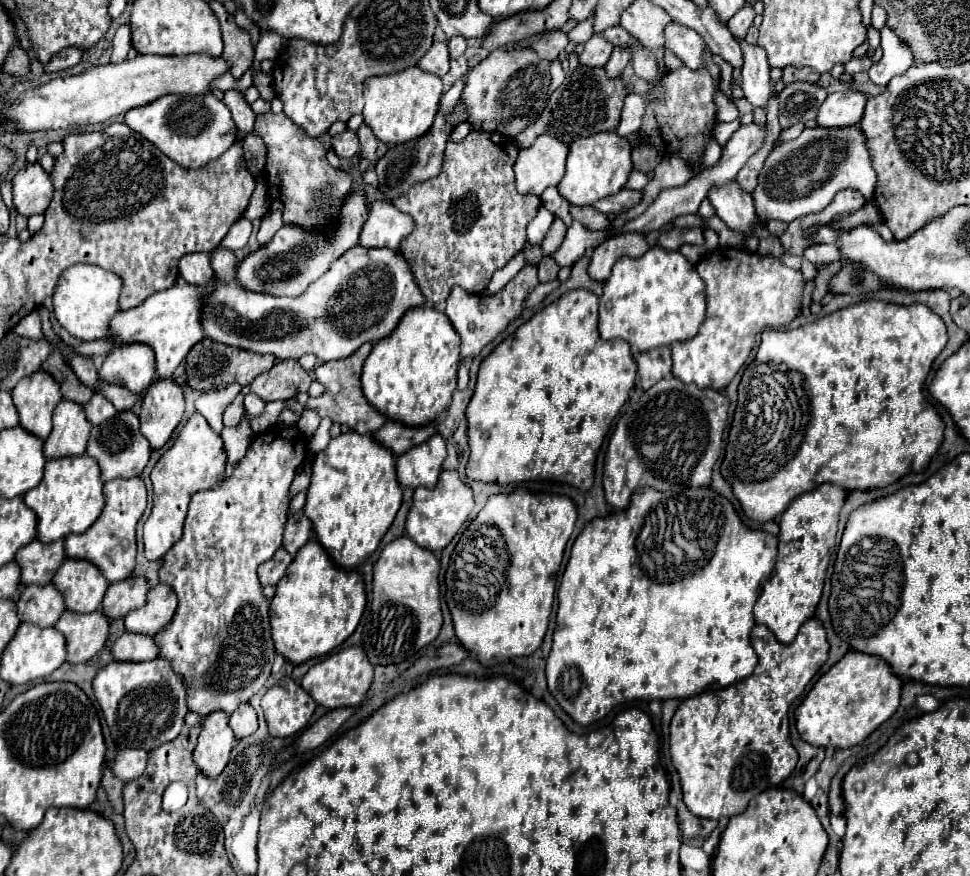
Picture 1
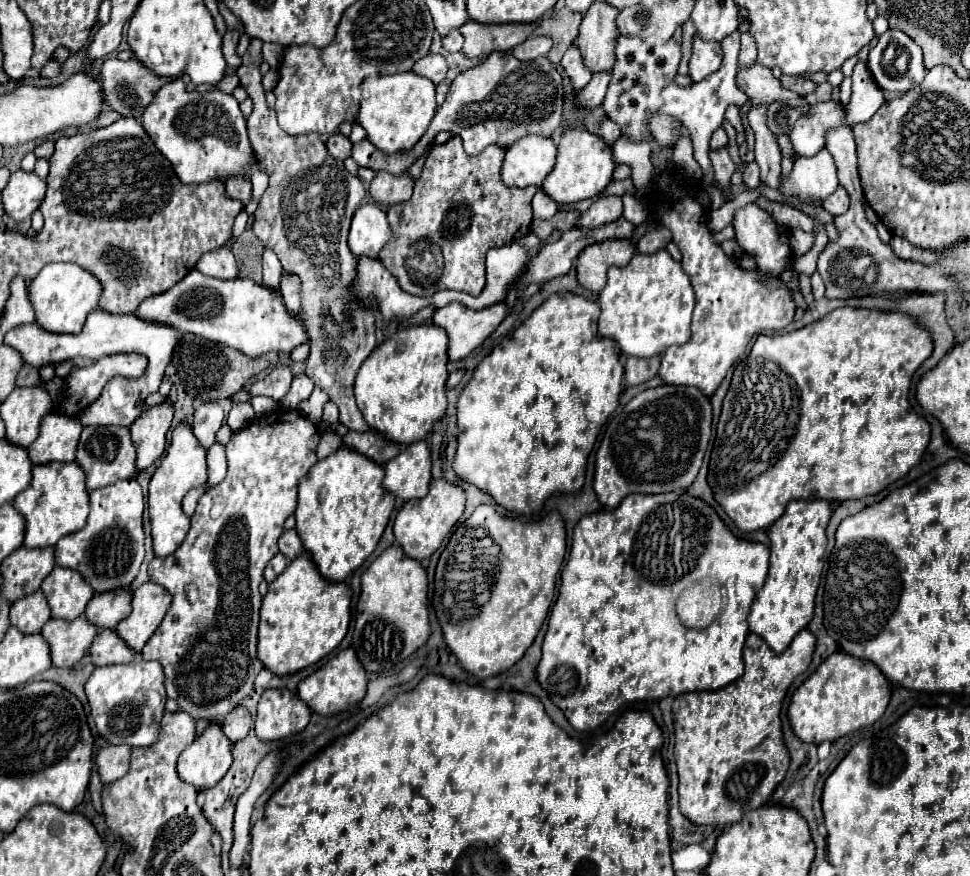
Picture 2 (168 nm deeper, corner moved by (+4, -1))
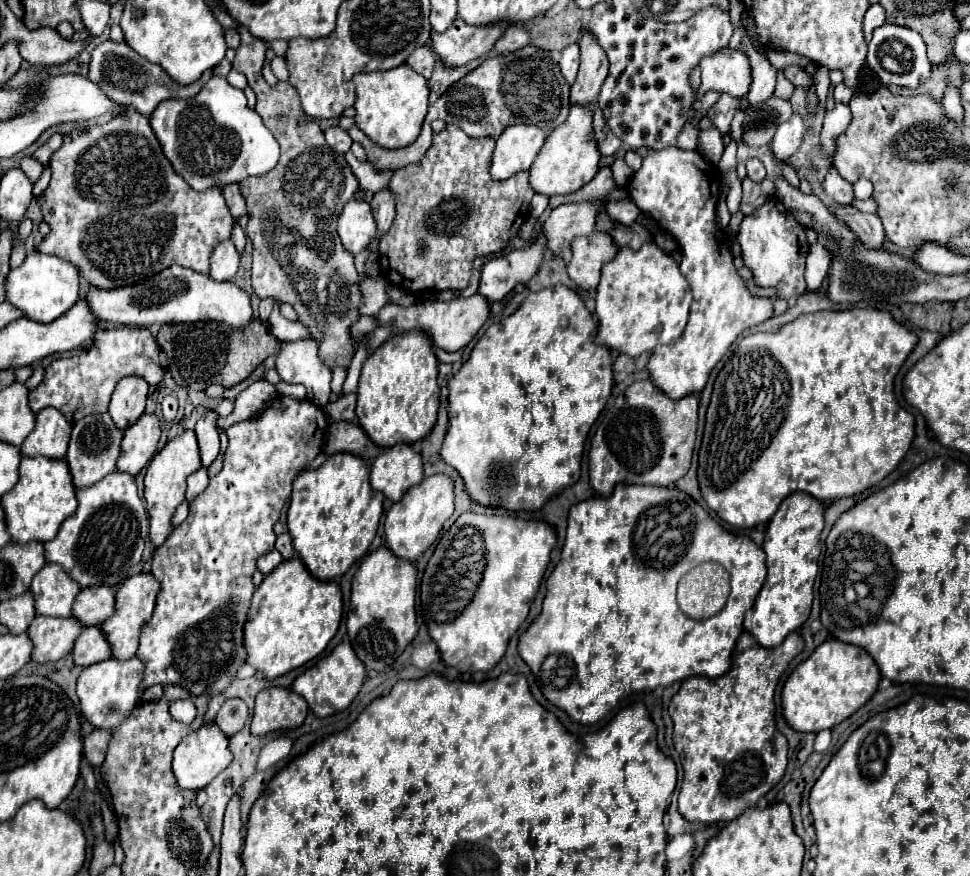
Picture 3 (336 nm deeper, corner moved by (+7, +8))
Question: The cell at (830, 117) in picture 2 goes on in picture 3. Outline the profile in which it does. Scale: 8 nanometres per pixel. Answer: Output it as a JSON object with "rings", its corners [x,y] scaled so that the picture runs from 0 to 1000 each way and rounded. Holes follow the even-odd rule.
{"rings":[[[819,130],[814,137],[806,139],[796,158],[796,164],[794,164],[794,171],[796,176],[802,180],[802,183],[810,183],[814,180],[823,169],[825,169],[825,162],[831,153],[831,139]]]}

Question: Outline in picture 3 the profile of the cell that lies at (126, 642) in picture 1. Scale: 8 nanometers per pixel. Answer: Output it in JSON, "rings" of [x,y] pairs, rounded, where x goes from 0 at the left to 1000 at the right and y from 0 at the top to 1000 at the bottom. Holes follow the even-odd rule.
{"rings":[[[101,715],[85,717],[74,740],[74,751],[76,751],[76,758],[85,763],[113,751],[113,735]]]}

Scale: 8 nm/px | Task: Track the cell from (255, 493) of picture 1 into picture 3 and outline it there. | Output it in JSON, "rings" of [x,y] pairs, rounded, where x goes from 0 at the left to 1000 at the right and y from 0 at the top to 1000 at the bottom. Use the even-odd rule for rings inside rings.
{"rings":[[[289,450],[270,470],[233,491],[235,511],[231,518],[231,534],[196,575],[194,591],[157,635],[157,655],[165,664],[165,676],[157,705],[146,717],[140,744],[140,749],[148,753],[148,785],[159,781],[186,781],[198,792],[221,795],[237,781],[243,765],[254,756],[249,715],[264,674],[260,667],[264,639],[282,628],[282,598],[301,562],[303,546],[313,530],[330,518],[336,489],[338,479],[332,466],[326,466],[320,457],[305,457]]]}

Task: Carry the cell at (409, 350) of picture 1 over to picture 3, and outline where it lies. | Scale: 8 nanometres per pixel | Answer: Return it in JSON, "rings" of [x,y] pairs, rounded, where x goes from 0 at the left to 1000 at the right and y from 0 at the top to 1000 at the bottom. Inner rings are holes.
{"rings":[[[433,377],[402,384],[402,388],[377,409],[367,450],[369,484],[388,509],[404,511],[412,505],[429,507],[439,500],[449,484],[454,452],[452,411],[441,384]]]}

